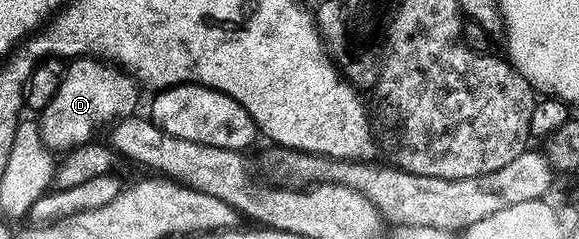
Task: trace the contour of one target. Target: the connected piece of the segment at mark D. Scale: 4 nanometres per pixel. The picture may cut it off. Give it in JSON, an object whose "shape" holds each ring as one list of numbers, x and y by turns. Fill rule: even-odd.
{"shape":[[79,57,68,65,57,97,40,115,44,144,55,154,67,154,90,143,97,129,138,113,139,91,135,77,116,65,96,57]]}

